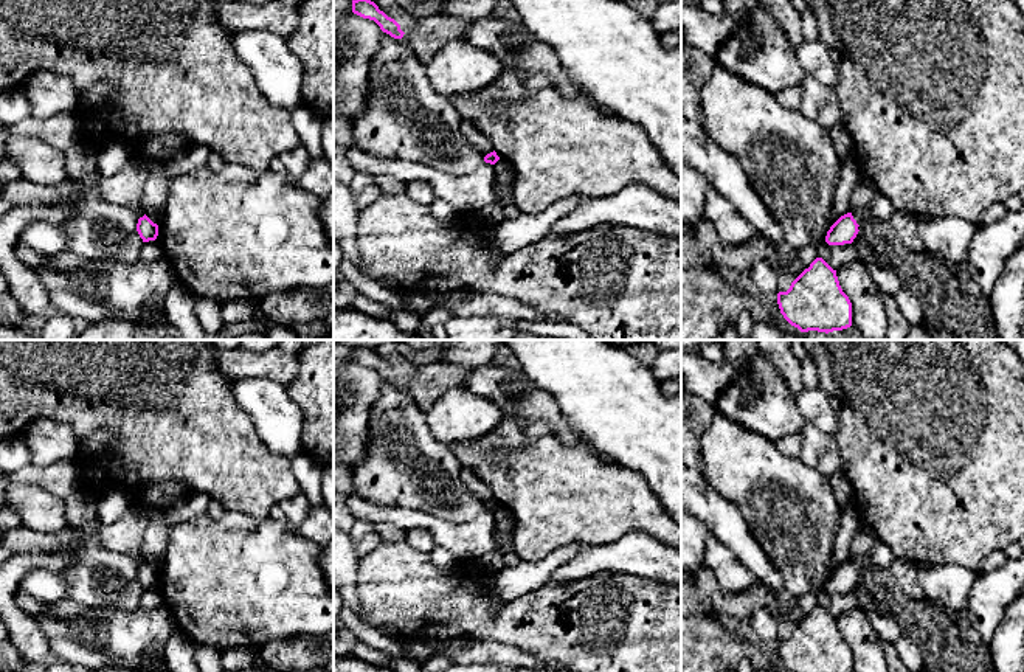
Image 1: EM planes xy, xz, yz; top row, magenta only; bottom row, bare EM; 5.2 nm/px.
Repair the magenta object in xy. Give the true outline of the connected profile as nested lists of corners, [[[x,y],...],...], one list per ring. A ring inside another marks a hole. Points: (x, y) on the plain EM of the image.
[[[146,562],[138,566],[137,579],[143,590],[155,588],[158,584],[158,573],[154,571]]]

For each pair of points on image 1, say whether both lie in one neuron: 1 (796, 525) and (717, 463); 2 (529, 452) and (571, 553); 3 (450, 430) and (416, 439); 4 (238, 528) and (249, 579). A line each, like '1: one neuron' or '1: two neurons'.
1: one neuron
2: two neurons
3: two neurons
4: one neuron

